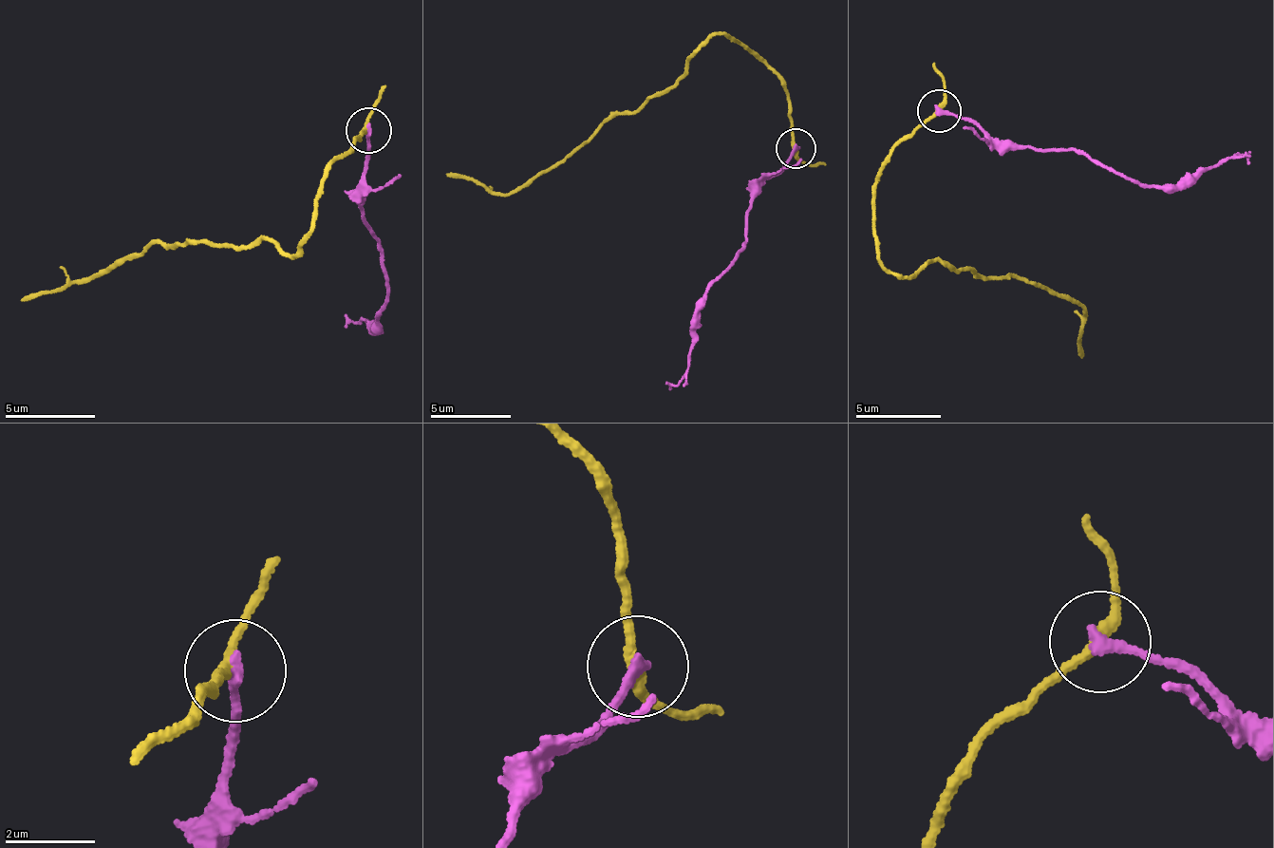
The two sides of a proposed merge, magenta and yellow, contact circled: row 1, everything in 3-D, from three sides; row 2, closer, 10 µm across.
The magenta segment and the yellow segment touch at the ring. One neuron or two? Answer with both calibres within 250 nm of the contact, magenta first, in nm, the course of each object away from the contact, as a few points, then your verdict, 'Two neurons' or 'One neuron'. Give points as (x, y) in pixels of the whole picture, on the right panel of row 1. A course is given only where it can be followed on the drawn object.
Thickness 260 nm (magenta) against 240 nm. Course of magenta: (940, 110), (971, 116), (999, 141), (1082, 150), (1146, 183), (1194, 179), (1251, 150). Course of yellow: (940, 110), (876, 188), (886, 268), (1016, 275), (1072, 299), (1087, 315), (1082, 356). Two neurons

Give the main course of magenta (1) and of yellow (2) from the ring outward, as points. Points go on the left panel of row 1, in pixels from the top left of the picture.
1: (367, 130), (370, 153), (357, 187), (381, 248), (389, 289), (377, 330), (346, 313)
2: (367, 130), (351, 152), (327, 163), (318, 219), (290, 253), (261, 243), (181, 248), (156, 243), (22, 300)

